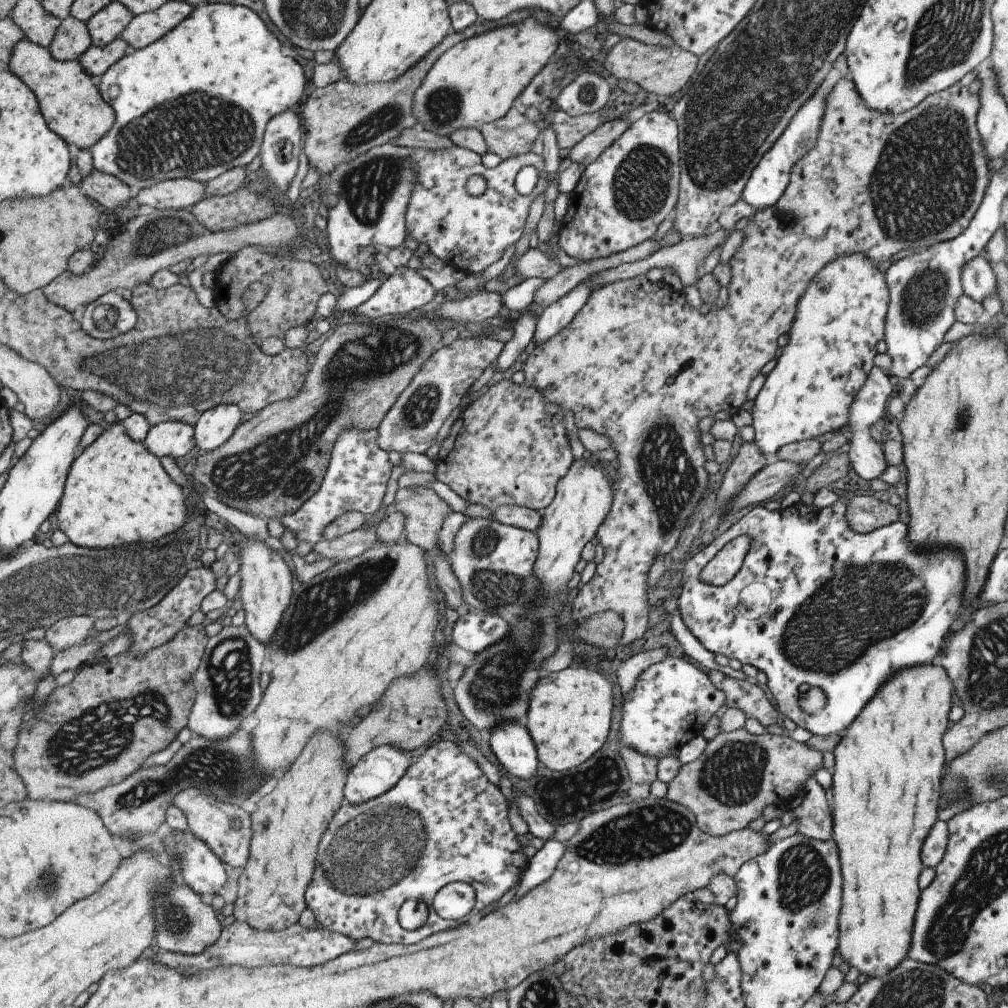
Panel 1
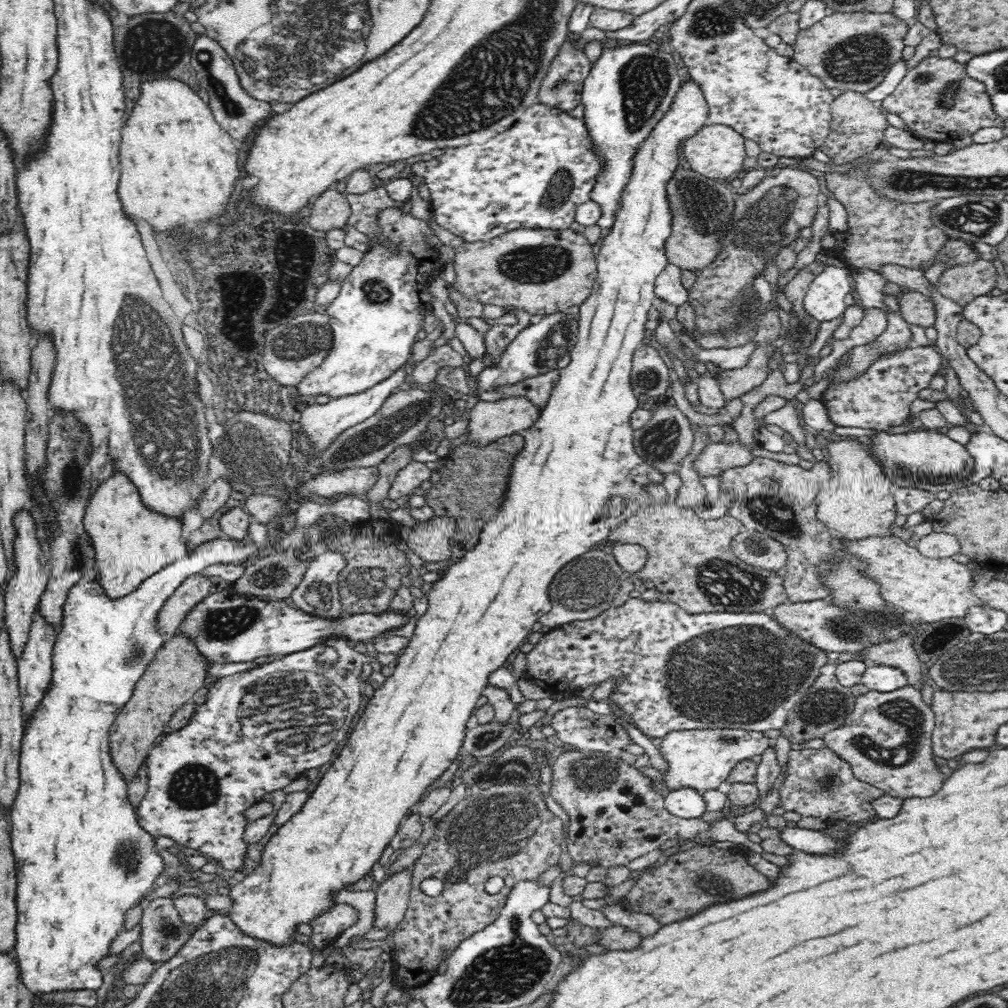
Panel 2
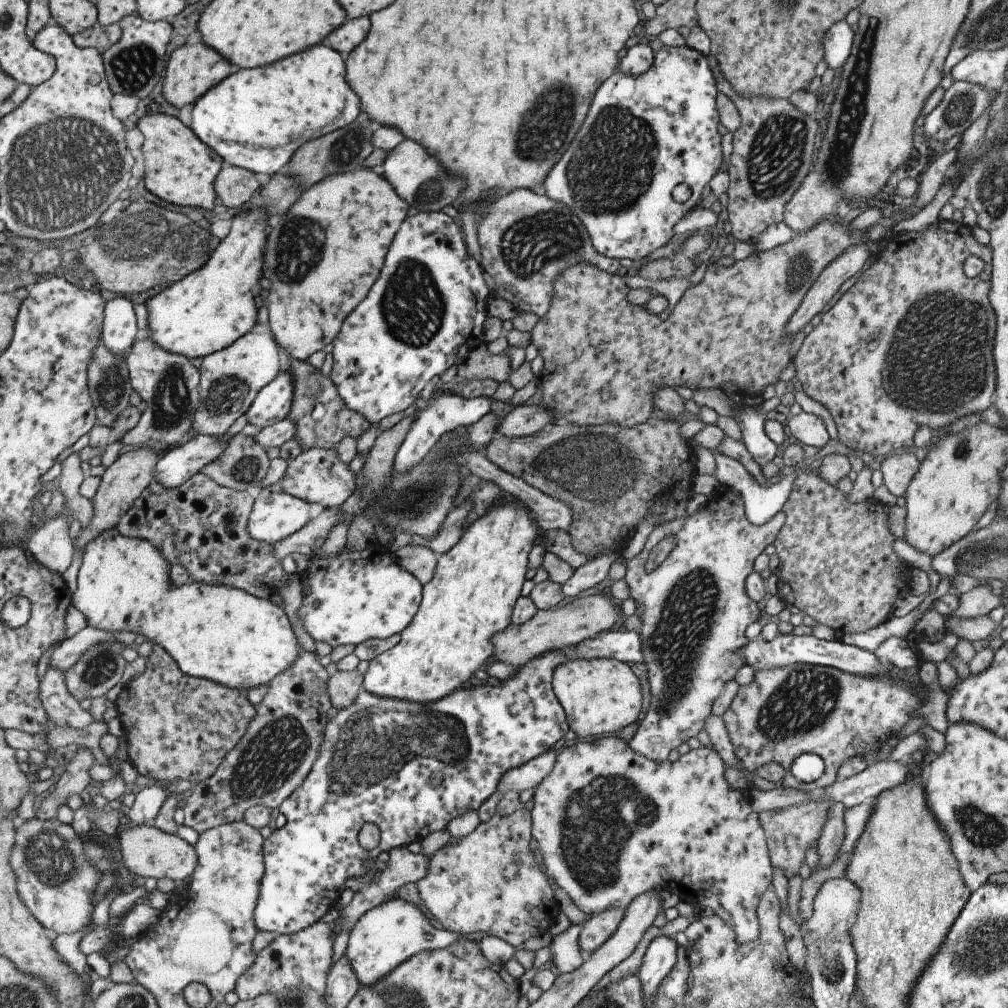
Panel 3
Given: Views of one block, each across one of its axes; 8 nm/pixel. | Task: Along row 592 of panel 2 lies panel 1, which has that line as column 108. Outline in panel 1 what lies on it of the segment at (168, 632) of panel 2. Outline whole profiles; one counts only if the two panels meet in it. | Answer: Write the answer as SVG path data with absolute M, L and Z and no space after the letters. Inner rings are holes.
M95 168L80 178L79 189L102 210L111 211L135 195L135 191L123 181Z

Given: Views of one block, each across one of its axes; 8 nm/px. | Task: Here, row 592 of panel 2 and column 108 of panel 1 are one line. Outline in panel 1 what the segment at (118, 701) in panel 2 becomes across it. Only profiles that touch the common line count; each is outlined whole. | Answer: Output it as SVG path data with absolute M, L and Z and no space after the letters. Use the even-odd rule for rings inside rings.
M204 2L193 8L179 24L176 24L168 33L165 33L155 42L140 49L129 50L117 62L114 62L103 74L96 78L95 85L101 98L107 106L114 110L114 116L110 129L96 143L89 148L93 168L101 172L112 174L123 181L135 192L157 184L162 180L187 177L204 183L214 179L226 170L249 164L258 154L262 143L262 134L267 121L282 110L297 107L303 99L303 84L308 81L303 75L305 70L294 56L281 54L281 45L277 38L267 29L267 26L249 8L243 5L230 5L219 2Z

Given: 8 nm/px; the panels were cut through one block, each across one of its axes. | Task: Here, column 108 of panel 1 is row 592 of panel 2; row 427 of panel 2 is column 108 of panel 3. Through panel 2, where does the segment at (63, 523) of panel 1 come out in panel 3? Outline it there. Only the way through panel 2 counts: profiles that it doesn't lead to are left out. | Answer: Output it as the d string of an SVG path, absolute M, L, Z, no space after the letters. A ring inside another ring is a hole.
M115 528L103 530L101 534L97 534L97 538L89 540L83 548L81 556L81 565L77 571L75 592L70 593L71 605L73 605L85 618L87 626L93 629L103 630L103 632L133 632L139 640L149 640L155 646L161 646L161 650L165 650L167 654L175 661L178 669L187 676L207 679L217 684L227 686L227 688L237 688L237 690L249 690L253 686L261 686L261 684L269 684L273 676L277 676L279 672L287 670L295 658L299 656L299 645L291 631L289 620L285 615L285 611L279 606L271 604L269 600L260 599L256 596L251 596L241 589L231 588L223 585L210 585L203 582L187 582L183 586L171 586L169 584L169 562L159 554L157 546L151 546L145 540L139 538L127 538L121 536Z

